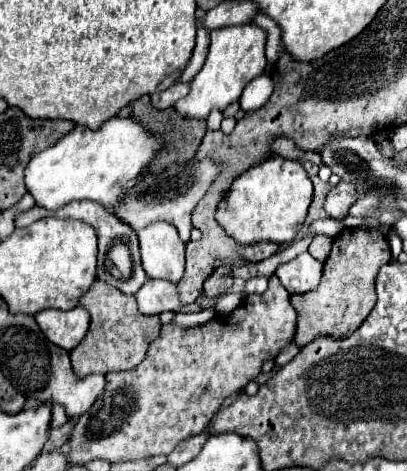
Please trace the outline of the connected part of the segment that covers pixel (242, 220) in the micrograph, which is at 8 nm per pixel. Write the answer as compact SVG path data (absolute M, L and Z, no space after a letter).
M271 156L271 160L249 168L231 184L231 190L217 208L217 222L239 244L275 242L279 246L291 244L299 234L309 204L313 198L313 184L305 168L297 160Z

